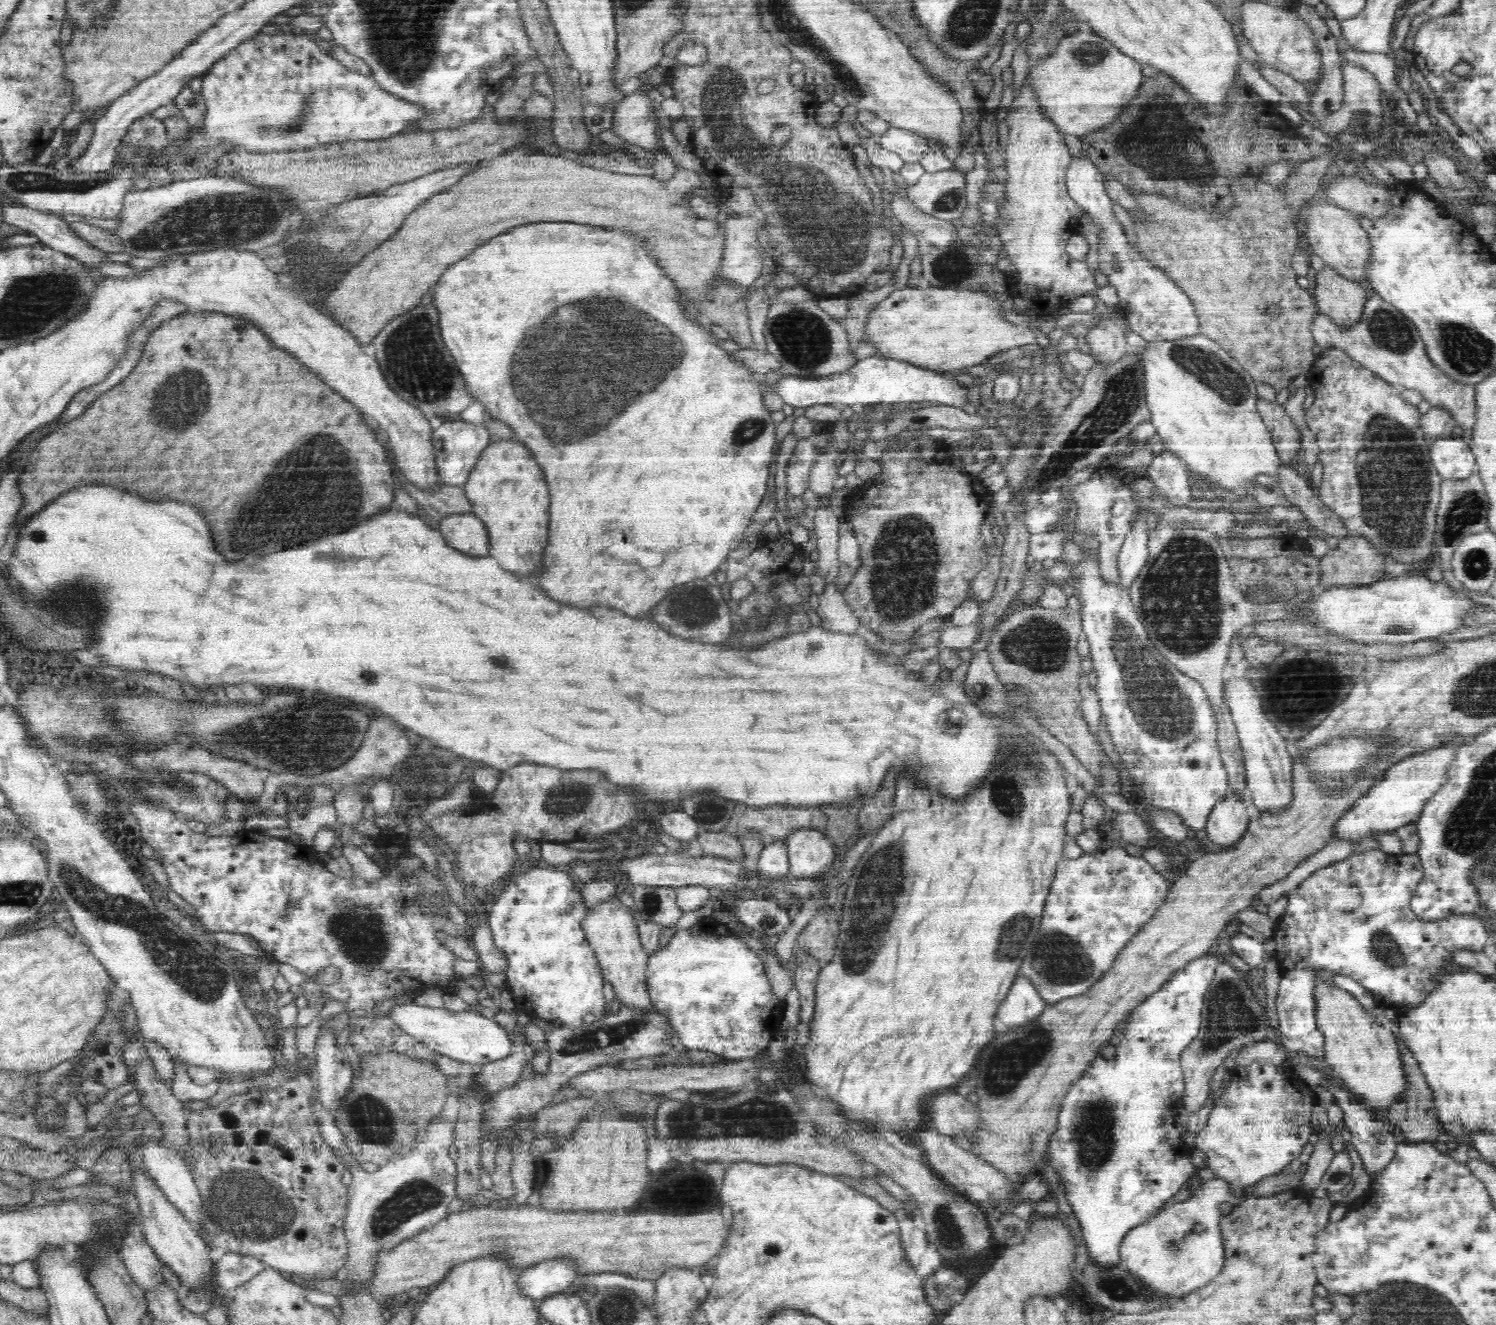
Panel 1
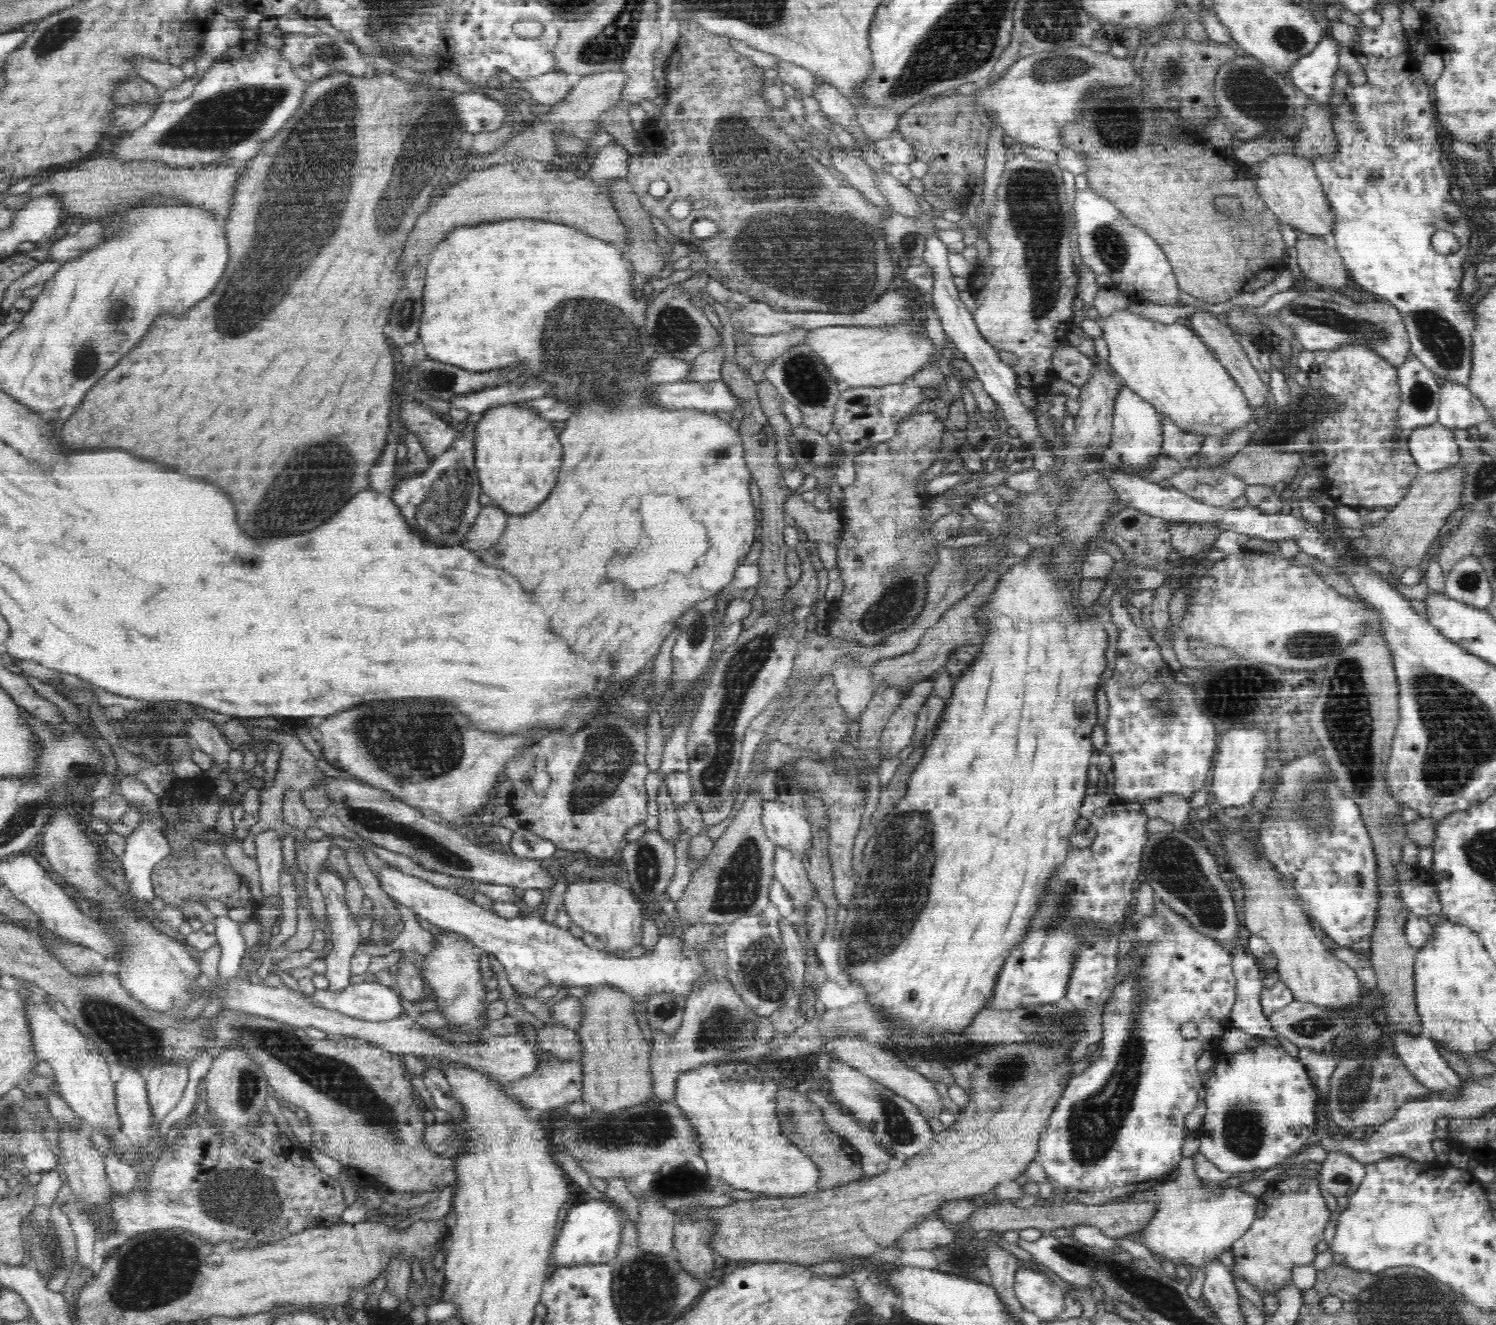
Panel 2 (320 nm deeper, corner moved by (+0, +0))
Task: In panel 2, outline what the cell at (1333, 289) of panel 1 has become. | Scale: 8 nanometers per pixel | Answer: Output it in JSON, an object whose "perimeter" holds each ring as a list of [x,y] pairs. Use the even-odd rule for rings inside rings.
{"perimeter":[[[1296,231],[1298,272],[1329,292],[1348,288],[1348,269],[1333,242]]]}

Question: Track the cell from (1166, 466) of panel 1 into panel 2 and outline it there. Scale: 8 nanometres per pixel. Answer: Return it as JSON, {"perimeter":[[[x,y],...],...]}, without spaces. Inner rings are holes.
{"perimeter":[[[1168,419],[1163,420],[1164,440],[1162,452],[1168,461],[1187,463],[1197,456],[1204,438],[1182,431]]]}

